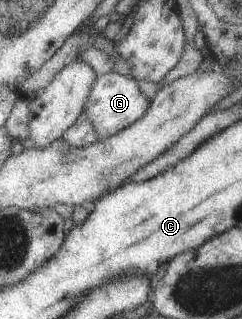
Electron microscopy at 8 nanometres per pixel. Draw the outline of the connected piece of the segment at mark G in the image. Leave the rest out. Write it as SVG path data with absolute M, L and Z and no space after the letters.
M109 71L103 75L96 75L93 79L82 114L87 115L98 138L105 139L134 123L147 111L147 107L149 99L139 91L138 83L133 78Z

